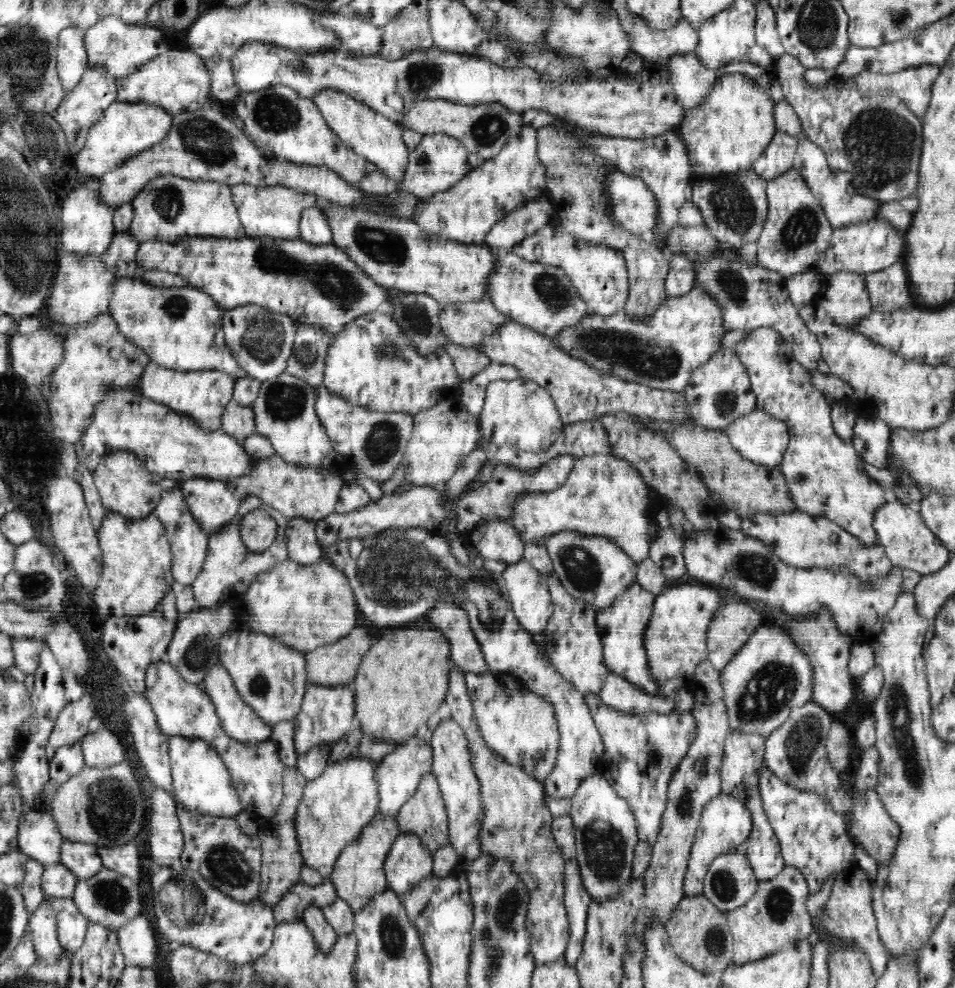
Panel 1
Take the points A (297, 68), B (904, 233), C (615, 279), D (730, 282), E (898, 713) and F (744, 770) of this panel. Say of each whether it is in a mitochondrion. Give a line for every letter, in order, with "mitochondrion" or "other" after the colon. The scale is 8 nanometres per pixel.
A: mitochondrion
B: other
C: other
D: mitochondrion
E: mitochondrion
F: other

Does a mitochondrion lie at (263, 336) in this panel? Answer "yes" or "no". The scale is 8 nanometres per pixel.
yes

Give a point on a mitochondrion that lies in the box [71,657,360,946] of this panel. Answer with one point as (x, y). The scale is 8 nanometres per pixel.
(107, 804)

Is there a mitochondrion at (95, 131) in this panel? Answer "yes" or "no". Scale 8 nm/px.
no

